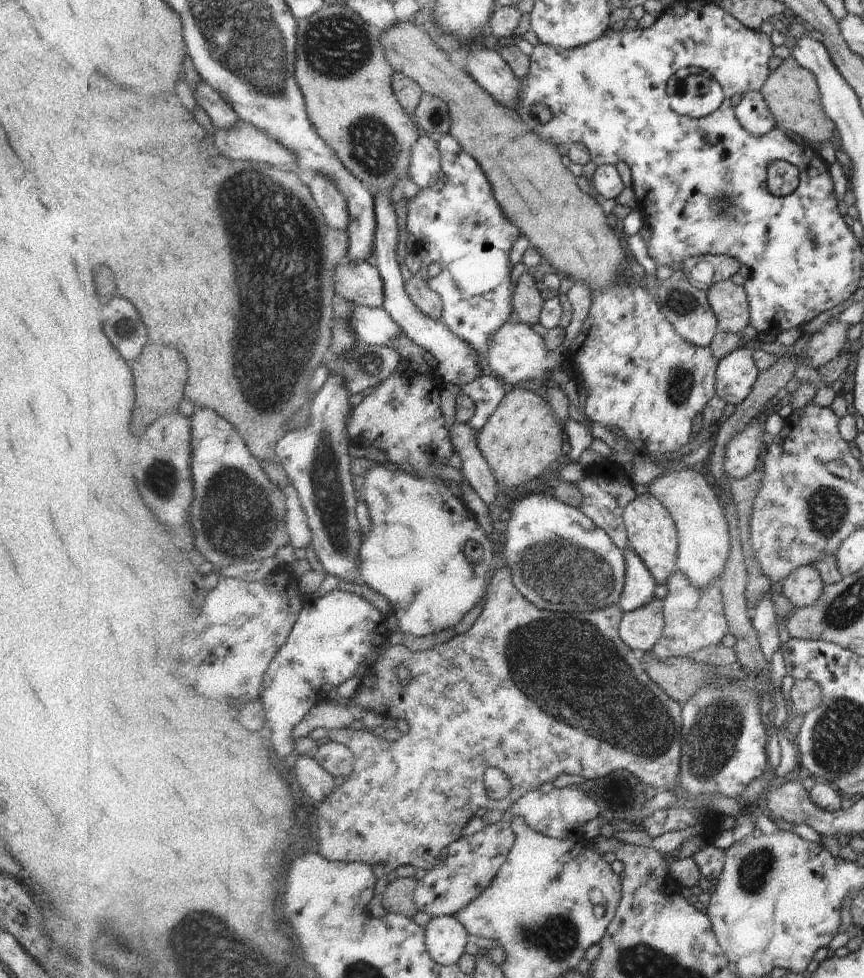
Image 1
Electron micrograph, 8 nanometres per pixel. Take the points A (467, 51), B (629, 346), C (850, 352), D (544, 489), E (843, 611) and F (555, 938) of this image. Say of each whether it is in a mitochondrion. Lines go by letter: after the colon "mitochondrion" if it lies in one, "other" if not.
A: other
B: other
C: other
D: other
E: mitochondrion
F: mitochondrion

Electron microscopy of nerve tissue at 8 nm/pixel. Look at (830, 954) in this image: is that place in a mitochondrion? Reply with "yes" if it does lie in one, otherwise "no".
no

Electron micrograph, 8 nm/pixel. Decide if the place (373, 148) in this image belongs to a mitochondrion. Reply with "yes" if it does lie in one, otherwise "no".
yes

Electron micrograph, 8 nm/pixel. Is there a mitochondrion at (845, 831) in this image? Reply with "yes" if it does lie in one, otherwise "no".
no

